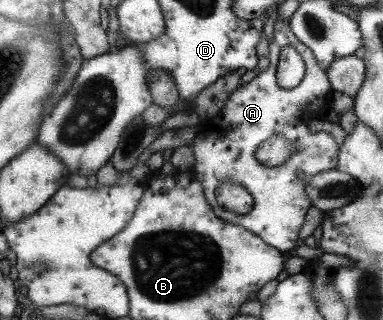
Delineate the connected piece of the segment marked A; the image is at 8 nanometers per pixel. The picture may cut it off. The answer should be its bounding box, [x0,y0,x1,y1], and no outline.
[191,17,340,252]

